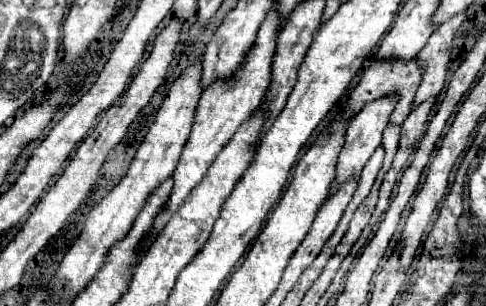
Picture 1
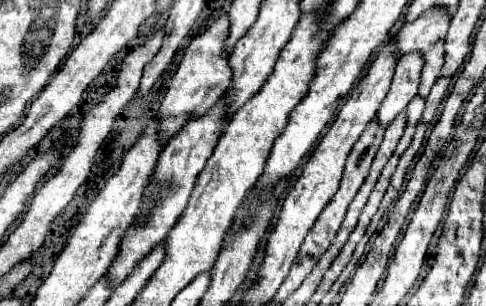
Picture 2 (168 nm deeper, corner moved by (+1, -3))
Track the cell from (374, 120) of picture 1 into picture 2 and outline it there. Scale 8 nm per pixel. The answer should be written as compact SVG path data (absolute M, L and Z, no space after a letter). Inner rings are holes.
M406 53L400 57L392 87L378 109L378 117L382 127L388 127L390 121L406 109L406 105L418 95L418 81L422 75L422 53Z

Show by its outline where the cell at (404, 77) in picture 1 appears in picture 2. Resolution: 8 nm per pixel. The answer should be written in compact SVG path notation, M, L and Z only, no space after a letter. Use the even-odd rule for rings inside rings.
M430 9L418 17L418 21L404 23L402 29L396 35L396 43L400 47L400 55L420 49L424 53L424 69L422 69L422 83L420 83L420 93L426 97L438 79L438 73L442 69L444 61L444 39L446 39L446 29L450 25L450 17L446 17L444 9Z

